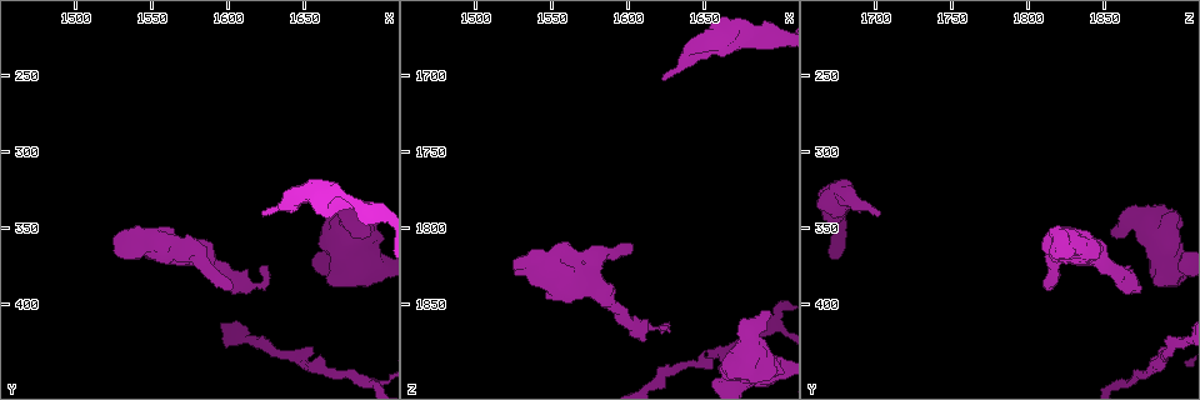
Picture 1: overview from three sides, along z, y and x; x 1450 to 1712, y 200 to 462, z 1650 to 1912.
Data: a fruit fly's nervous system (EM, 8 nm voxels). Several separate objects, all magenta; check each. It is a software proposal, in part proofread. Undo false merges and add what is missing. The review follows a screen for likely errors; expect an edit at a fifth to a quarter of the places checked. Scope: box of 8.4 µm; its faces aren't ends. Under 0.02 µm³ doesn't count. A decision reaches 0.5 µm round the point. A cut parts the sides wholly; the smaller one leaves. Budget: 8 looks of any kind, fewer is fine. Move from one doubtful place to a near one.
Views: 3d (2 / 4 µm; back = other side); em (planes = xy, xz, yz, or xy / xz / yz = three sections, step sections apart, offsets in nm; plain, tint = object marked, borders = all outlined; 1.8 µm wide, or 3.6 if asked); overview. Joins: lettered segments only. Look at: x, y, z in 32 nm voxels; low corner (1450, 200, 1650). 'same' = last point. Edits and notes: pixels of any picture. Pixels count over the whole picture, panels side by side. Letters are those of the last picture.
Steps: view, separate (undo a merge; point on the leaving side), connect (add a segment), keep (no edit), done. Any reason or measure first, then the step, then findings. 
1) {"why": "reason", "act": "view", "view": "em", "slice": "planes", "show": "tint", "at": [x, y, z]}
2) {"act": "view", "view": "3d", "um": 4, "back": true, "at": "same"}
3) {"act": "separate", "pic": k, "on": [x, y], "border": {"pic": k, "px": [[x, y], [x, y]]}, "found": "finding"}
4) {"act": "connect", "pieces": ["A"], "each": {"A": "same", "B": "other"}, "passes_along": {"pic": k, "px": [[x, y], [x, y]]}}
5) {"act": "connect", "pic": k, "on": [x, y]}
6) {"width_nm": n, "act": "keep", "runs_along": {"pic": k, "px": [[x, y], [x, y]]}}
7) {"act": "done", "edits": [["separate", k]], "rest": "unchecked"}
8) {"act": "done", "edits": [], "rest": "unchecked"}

{"why": "branch stops here", "act": "view", "view": "3d", "um": 2, "at": [1694, 352, 1856]}

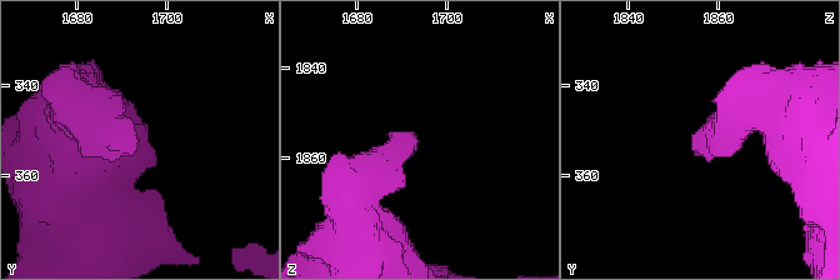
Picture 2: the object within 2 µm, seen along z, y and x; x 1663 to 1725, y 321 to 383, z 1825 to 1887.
{"why": "now the EM", "act": "view", "view": "em", "slice": "xz", "step": 4, "show": "tint", "at": [1693, 354, 1856]}

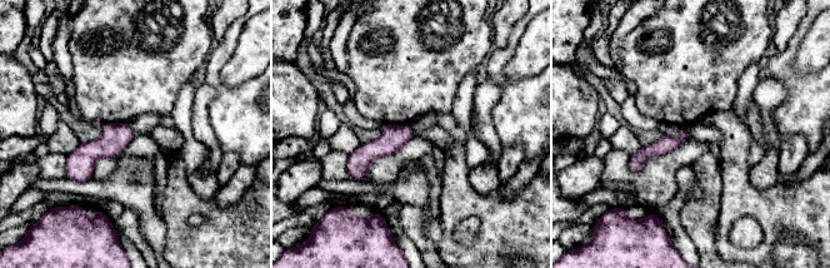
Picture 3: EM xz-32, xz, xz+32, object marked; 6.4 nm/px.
{"why": "another direction", "act": "view", "view": "em", "slice": "planes", "show": "borders", "at": "same"}

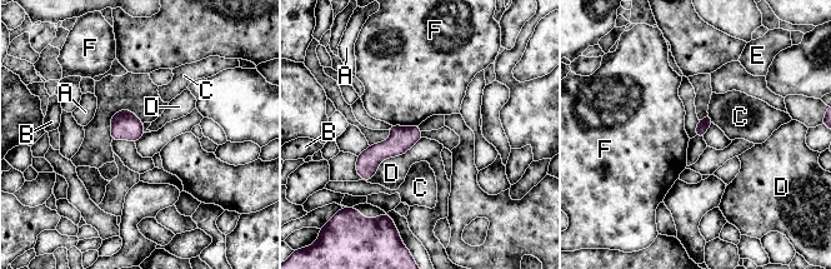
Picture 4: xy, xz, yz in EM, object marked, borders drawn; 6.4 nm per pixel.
{"act": "keep", "each": {"A": "other", "B": "other", "C": "other", "D": "other", "E": "other", "F": "other"}, "found": "no lettered segment goes on from it"}

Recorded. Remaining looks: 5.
{"act": "view", "view": "em", "slice": "yz", "step": 16, "show": "borders", "at": [1602, 386, 1812]}

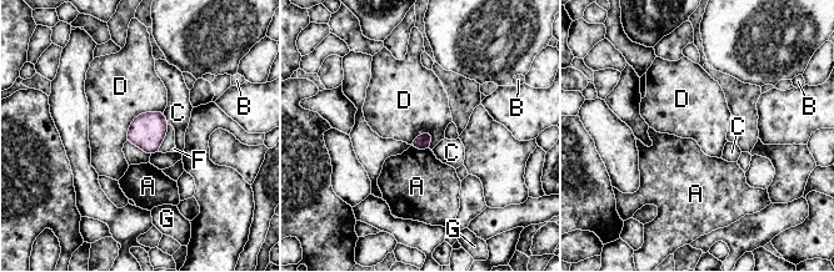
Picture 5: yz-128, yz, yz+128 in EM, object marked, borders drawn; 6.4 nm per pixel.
{"act": "keep", "each": {"A": "other", "B": "other", "C": "other", "D": "other", "F": "other", "G": "other"}, "border": {"pic": 5, "px": [[163, 111], [139, 114], [125, 139]]}, "found": "none of them fits"}

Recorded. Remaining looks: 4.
{"why": "an open end", "act": "view", "view": "3d", "um": 4, "at": [1528, 368, 1828]}

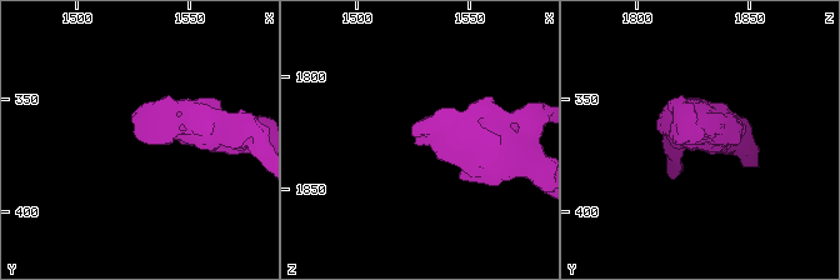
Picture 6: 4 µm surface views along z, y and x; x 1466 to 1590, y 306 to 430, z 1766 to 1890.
{"why": "now the EM", "act": "view", "view": "em", "slice": "planes", "show": "borders", "at": [1528, 366, 1829]}

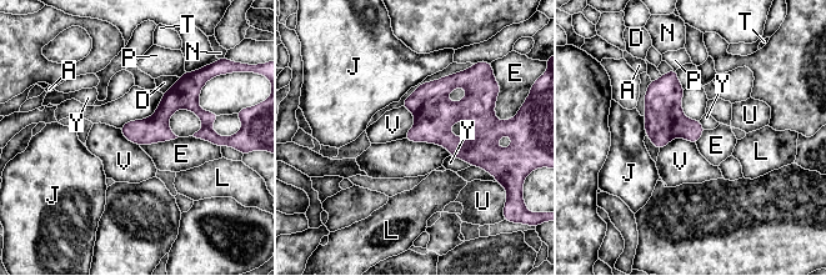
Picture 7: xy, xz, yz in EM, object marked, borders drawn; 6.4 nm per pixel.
{"act": "keep", "each": {"A": "other", "D": "other", "E": "other", "J": "other", "L": "other", "N": "other", "P": "other", "T": "other", "U": "other", "V": "other", "Y": "other"}, "runs_along": {"pic": 7, "px": [[125, 129], [191, 104], [210, 133]]}, "found": "no lettered segment goes on from it"}

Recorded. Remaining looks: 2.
{"act": "done", "edits": [], "rest": "unchecked"}

